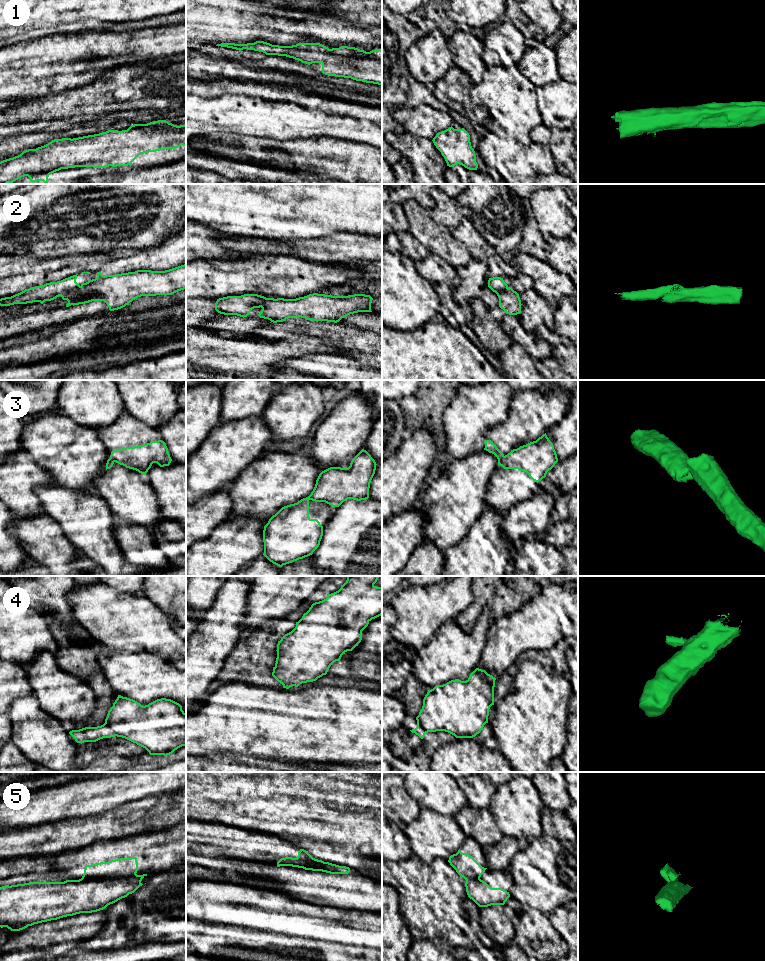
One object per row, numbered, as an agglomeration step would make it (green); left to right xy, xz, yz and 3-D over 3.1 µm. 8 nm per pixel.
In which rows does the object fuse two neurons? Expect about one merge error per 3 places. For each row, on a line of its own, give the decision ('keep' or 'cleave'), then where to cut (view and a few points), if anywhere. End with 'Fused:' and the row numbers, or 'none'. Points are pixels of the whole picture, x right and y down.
1: keep | no cut
2: keep | no cut
3: cleave | yz (503, 455), (498, 461)
4: keep | no cut
5: cleave | xy (136, 874), (104, 879), (81, 878)
Fused: 3, 5

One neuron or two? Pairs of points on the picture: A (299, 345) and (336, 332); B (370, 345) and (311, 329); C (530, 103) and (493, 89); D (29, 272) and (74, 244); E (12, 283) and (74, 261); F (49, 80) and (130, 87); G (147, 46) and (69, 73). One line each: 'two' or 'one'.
A: two
B: one
C: one
D: two
E: one
F: two
G: one

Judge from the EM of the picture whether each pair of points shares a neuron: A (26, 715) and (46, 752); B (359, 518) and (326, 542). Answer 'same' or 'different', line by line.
A: same
B: same

